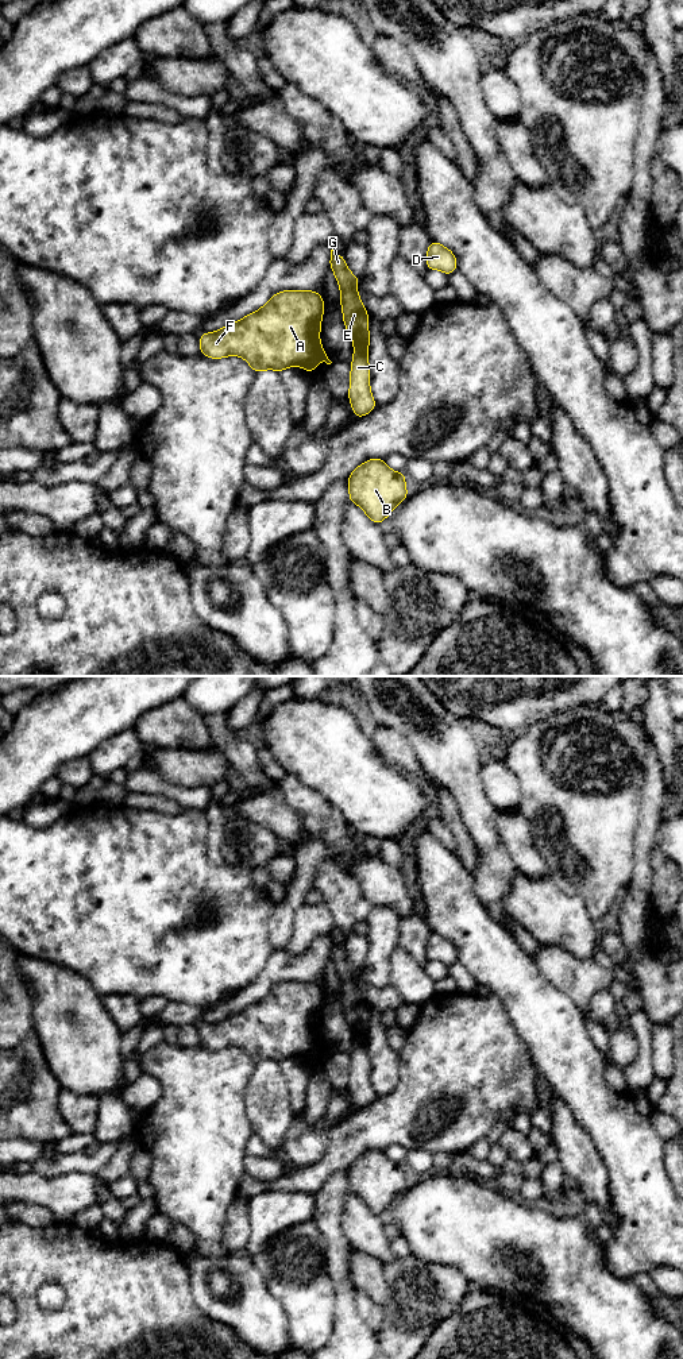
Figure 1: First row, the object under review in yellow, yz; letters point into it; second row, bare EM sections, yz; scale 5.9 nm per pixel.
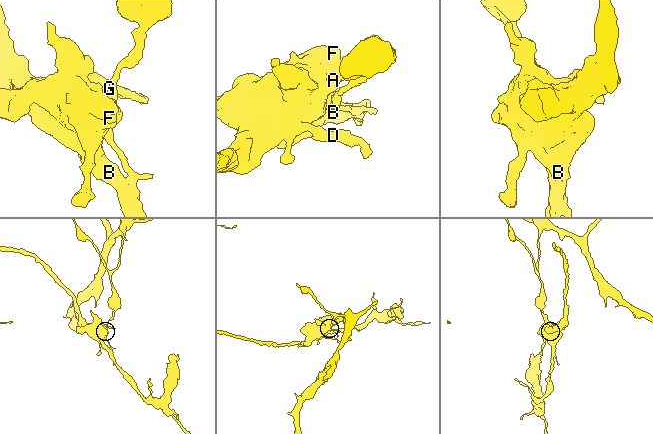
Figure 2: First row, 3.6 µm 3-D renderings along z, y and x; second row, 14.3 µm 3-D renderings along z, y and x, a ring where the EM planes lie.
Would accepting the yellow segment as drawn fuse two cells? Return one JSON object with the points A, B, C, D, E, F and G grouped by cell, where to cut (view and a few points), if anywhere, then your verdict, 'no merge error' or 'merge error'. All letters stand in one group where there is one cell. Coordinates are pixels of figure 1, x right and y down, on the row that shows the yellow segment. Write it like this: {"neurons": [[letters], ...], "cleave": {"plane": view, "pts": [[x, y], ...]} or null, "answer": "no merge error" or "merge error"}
{"neurons": [["A", "B", "C", "D", "F"], ["E", "G"]], "cleave": {"plane": "yz", "pts": [[354, 347], [366, 354]]}, "answer": "merge error"}

